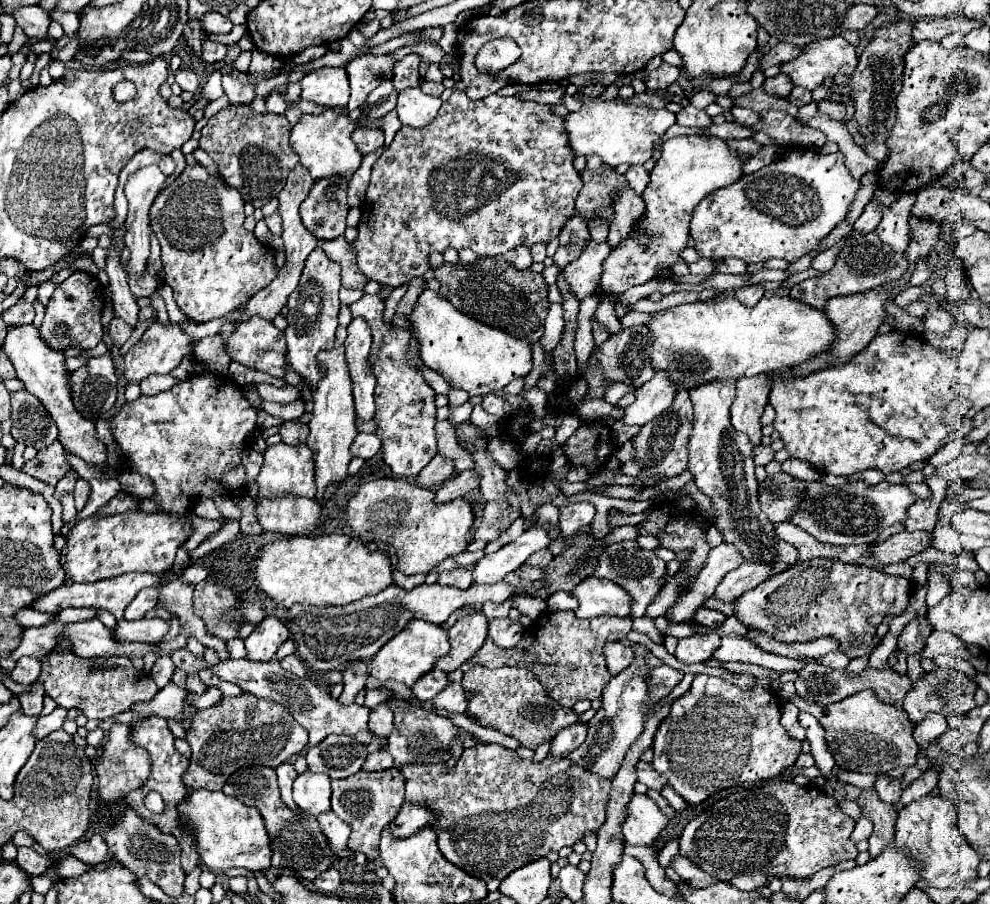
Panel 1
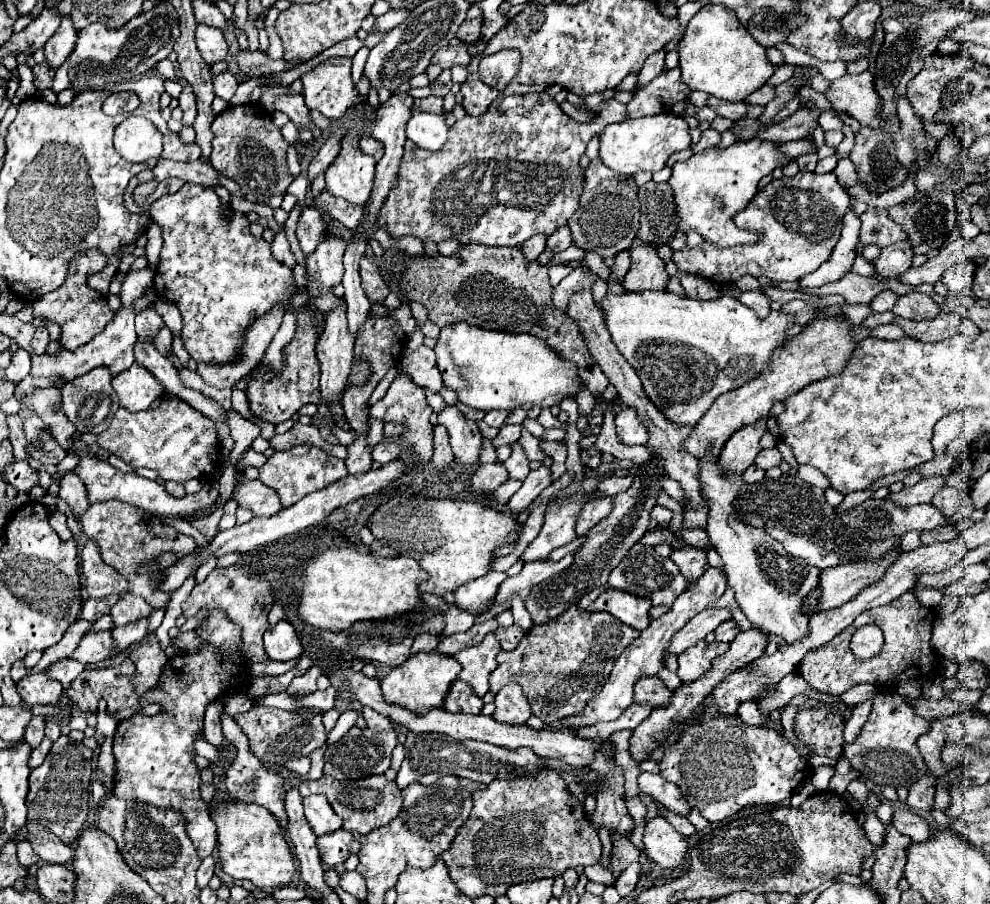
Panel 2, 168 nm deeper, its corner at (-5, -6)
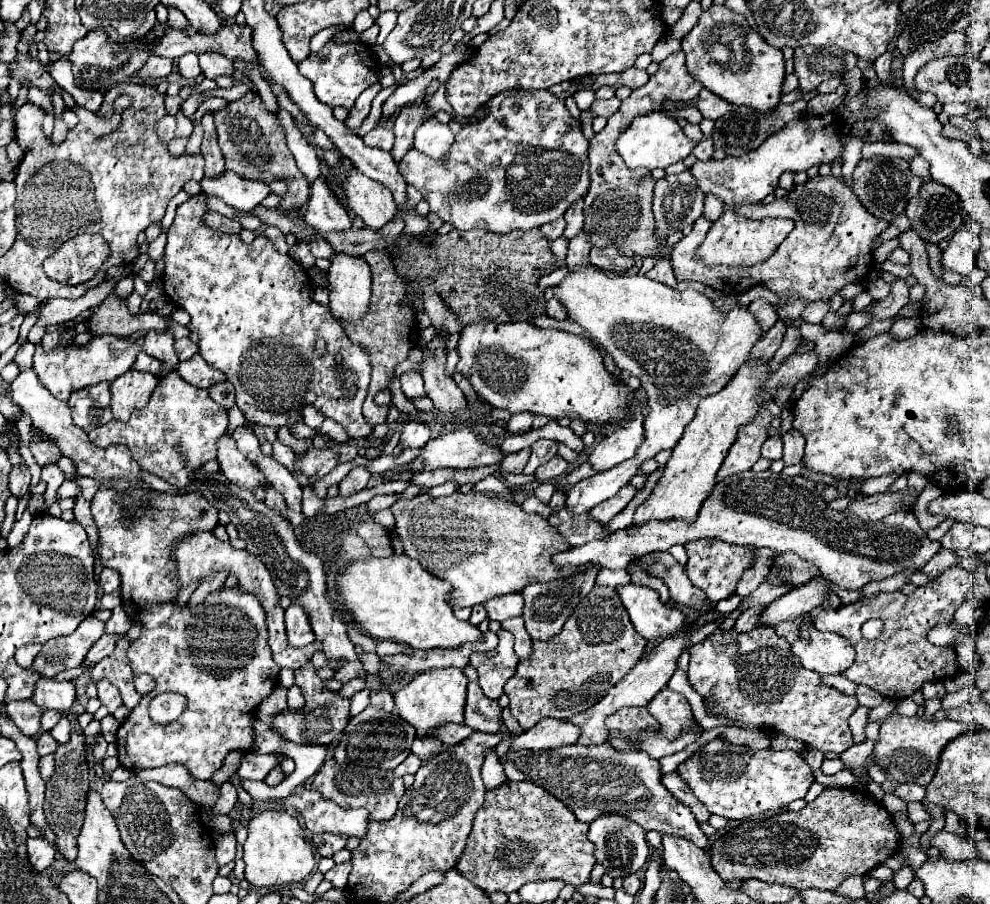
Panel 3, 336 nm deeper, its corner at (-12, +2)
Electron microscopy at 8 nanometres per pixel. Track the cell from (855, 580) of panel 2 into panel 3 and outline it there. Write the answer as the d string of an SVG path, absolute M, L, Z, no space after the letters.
M823 576L813 578L805 586L793 588L787 594L783 594L781 598L767 604L761 614L759 626L775 628L779 622L799 618L801 614L807 614L813 608L821 606L823 598L827 598L829 592L831 592L831 582L827 582Z

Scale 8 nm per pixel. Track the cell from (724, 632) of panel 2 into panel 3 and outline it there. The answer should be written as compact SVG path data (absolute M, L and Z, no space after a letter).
M755 606L755 608L745 610L745 612L735 620L733 630L739 630L739 632L751 632L751 630L757 626L757 622L759 622L761 610L763 610L763 606Z

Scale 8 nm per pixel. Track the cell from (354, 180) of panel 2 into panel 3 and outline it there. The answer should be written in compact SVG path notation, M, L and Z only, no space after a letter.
M357 168L347 170L343 190L347 198L347 208L351 208L365 222L365 226L373 230L383 228L397 212L395 200L391 198L391 190L367 178Z

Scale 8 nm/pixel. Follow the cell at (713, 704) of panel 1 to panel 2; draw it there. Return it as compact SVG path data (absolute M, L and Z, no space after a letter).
M708 714L700 726L692 726L684 738L668 750L664 756L664 762L660 762L660 776L664 776L668 782L674 782L688 804L692 808L698 808L700 814L708 822L720 822L732 814L736 814L742 808L750 806L778 806L786 802L798 786L808 776L808 764L798 756L796 748L788 744L784 736L780 736L772 728L760 728L760 726L746 726L736 714L732 718L724 718L722 714Z

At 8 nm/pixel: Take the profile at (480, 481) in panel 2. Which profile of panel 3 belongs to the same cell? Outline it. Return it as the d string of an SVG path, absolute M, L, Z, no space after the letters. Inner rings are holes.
M525 448L525 450L503 456L503 460L501 460L501 470L507 472L507 474L521 474L523 468L525 468L525 464L527 464L527 460L529 460L529 456L531 456L531 448ZM525 450L527 450L529 454L525 454Z

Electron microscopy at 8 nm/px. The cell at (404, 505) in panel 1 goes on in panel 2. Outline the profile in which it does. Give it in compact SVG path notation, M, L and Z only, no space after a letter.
M394 496L374 510L368 528L378 540L382 540L382 544L392 546L402 556L414 558L420 568L428 572L430 580L420 588L422 594L444 596L446 592L456 592L458 586L488 574L492 562L496 560L496 550L518 540L520 522L508 514L496 512L494 508L482 506L472 500L430 500L418 496Z

